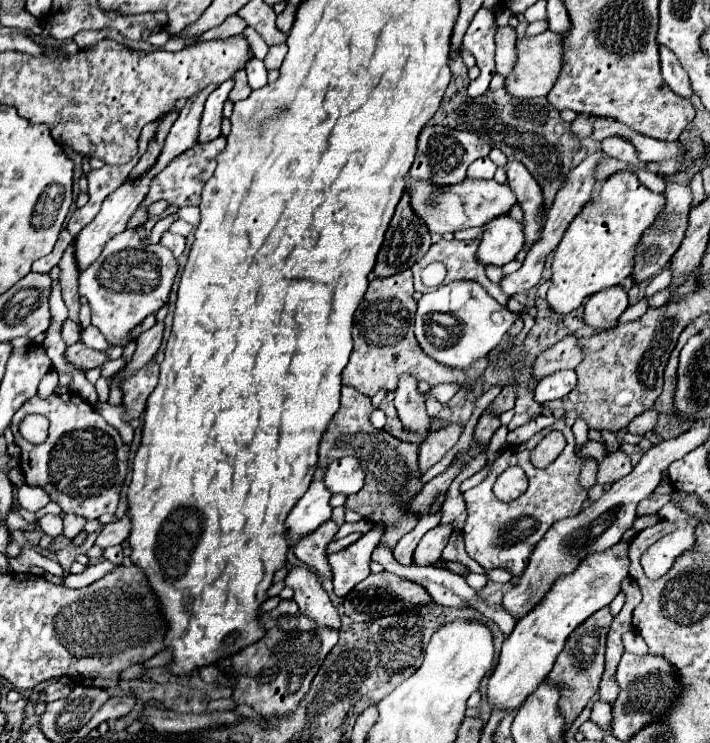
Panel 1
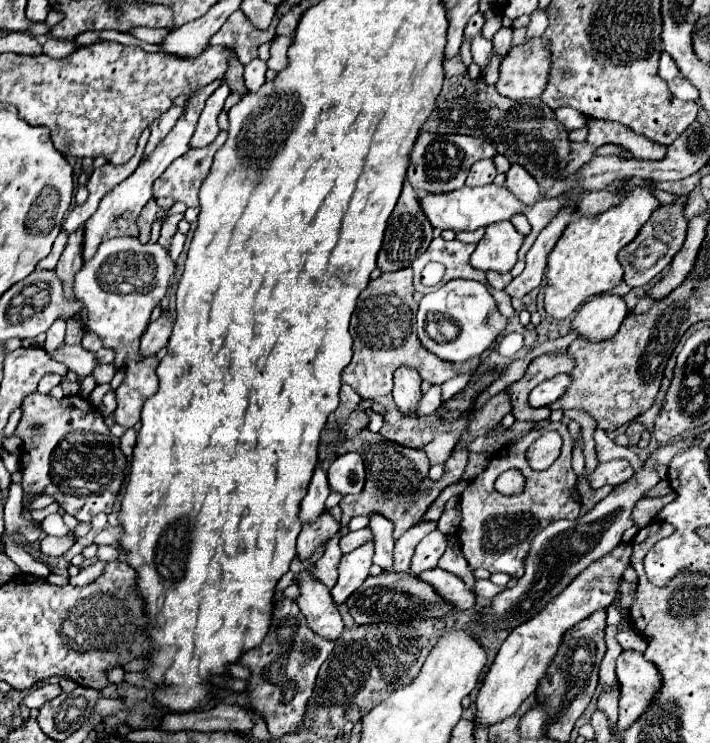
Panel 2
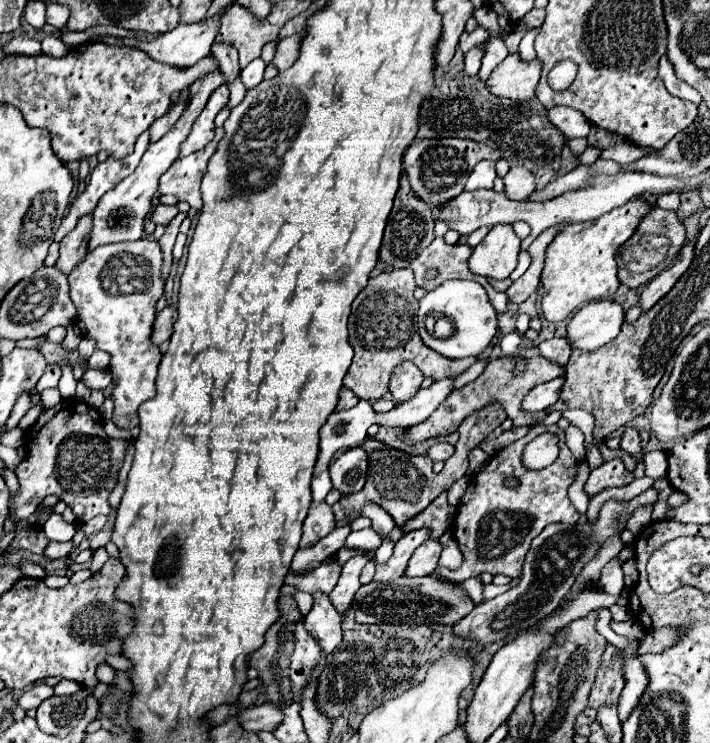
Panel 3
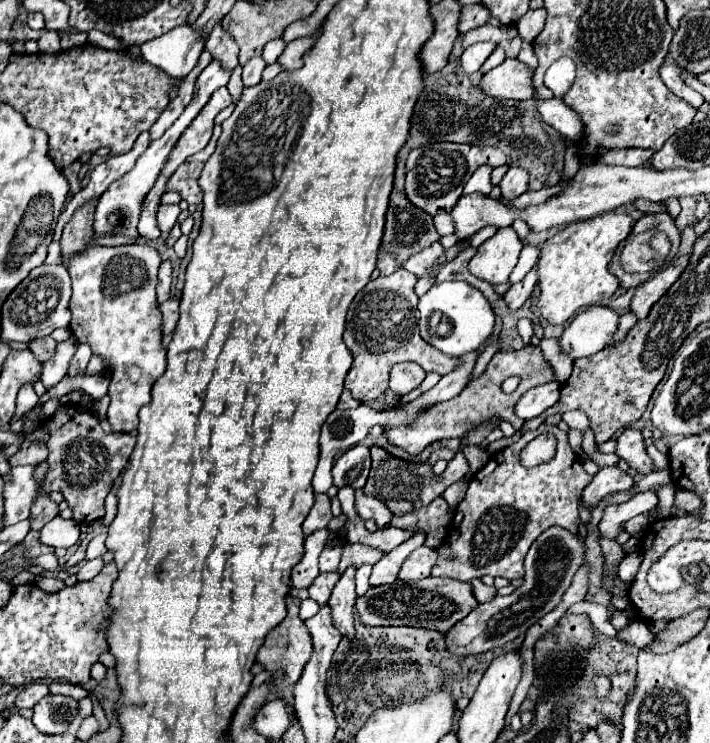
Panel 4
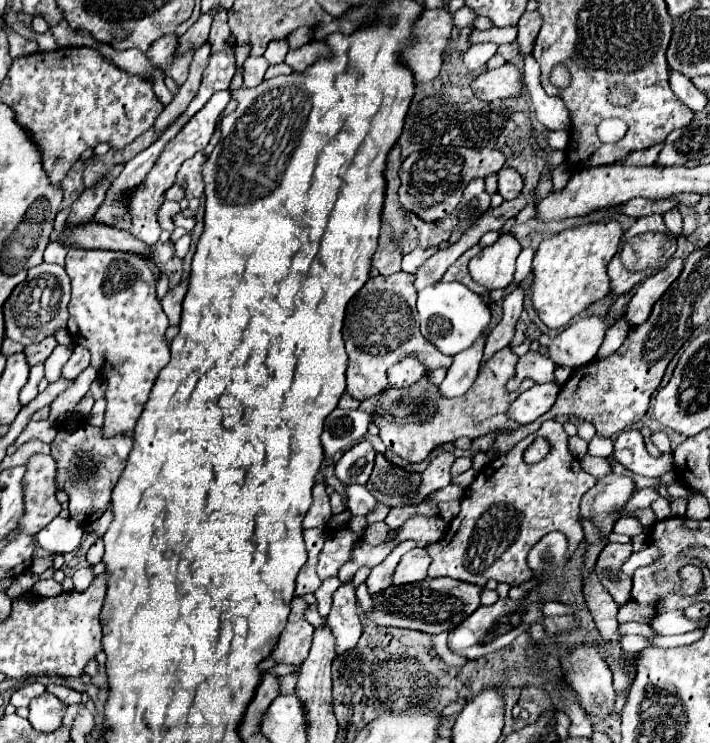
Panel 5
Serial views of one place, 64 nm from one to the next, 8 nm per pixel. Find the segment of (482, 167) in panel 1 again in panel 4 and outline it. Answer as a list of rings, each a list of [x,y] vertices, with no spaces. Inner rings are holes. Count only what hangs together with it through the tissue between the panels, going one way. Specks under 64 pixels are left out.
[[[484,164],[484,168],[478,168],[478,170],[472,174],[472,178],[466,182],[464,194],[472,194],[472,192],[490,194],[490,190],[492,190],[492,182],[490,182],[492,170],[494,170],[494,168],[488,168],[488,164]]]

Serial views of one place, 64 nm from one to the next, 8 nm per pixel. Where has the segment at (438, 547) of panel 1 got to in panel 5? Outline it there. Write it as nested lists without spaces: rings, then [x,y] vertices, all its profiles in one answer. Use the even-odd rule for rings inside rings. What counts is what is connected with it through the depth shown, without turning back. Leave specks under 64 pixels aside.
[[[414,548],[412,552],[408,552],[392,578],[392,584],[408,584],[408,582],[420,582],[428,576],[428,564],[432,560],[428,560],[428,552],[426,548]]]

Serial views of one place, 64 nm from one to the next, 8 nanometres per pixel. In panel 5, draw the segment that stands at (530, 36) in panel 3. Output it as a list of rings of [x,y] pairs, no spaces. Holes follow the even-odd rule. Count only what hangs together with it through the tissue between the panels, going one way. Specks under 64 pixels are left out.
[[[532,54],[524,56],[524,82],[530,94],[532,110],[536,112],[536,118],[548,128],[548,130],[564,130],[572,132],[572,118],[566,110],[562,98],[548,98],[546,92],[540,86],[540,64]]]

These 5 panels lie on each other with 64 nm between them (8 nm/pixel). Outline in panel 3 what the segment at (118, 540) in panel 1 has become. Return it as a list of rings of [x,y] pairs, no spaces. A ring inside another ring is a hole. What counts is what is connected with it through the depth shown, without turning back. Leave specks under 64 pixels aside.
[[[104,528],[104,530],[100,530],[98,534],[94,534],[92,536],[92,540],[90,540],[90,548],[100,548],[100,546],[106,546],[108,542],[110,542],[110,536],[112,536],[112,530],[110,528]]]

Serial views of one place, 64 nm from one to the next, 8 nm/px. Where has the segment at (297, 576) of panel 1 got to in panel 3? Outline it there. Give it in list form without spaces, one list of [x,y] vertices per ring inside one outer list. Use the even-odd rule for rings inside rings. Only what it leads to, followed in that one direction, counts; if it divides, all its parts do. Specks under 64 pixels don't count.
[[[314,592],[312,608],[304,616],[306,630],[316,638],[324,652],[332,652],[342,642],[342,616],[332,608],[328,594]]]

